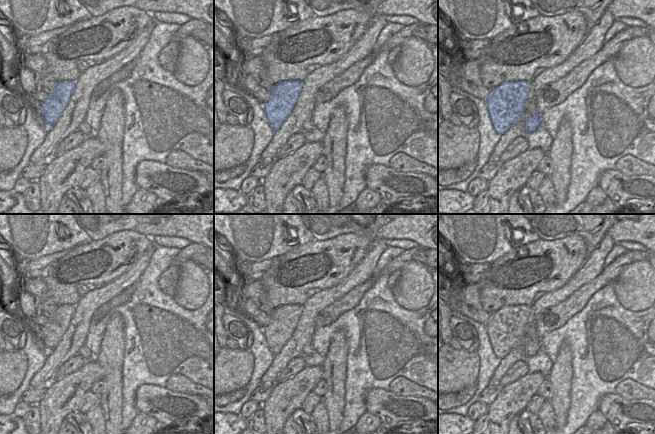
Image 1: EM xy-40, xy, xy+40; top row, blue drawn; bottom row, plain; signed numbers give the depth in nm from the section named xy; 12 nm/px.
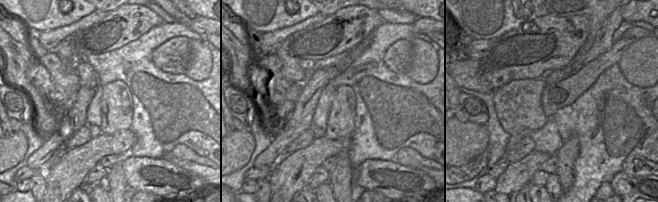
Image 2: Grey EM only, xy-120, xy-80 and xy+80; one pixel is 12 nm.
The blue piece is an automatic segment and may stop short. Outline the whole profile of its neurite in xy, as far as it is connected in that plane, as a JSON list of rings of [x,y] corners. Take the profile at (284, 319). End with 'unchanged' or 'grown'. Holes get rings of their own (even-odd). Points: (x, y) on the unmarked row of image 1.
[[[283,305],[271,312],[270,323],[263,327],[270,351],[277,355],[291,338],[302,314],[302,305]]] | unchanged

